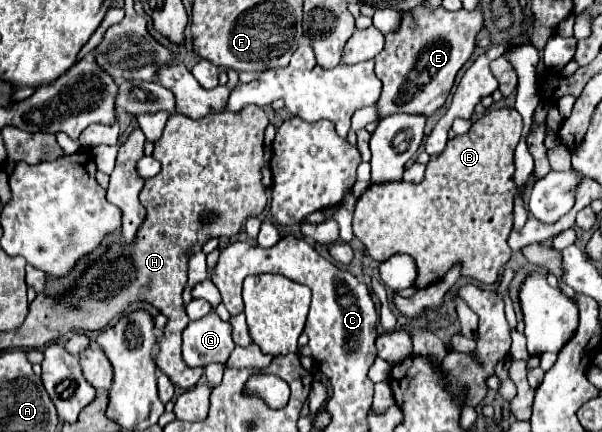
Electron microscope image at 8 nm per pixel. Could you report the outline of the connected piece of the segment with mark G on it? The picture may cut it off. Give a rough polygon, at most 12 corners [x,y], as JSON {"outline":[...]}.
{"outline":[[214,312],[190,322],[182,356],[190,368],[224,366],[232,326]]}

